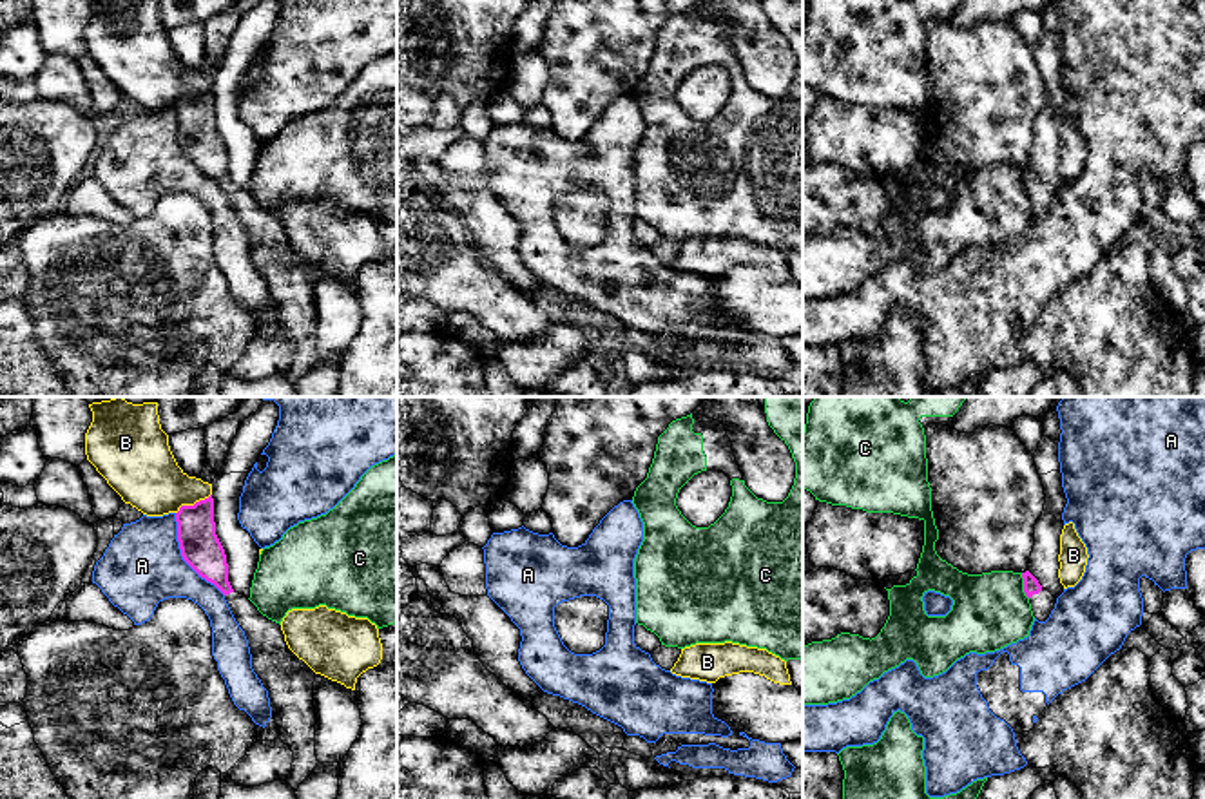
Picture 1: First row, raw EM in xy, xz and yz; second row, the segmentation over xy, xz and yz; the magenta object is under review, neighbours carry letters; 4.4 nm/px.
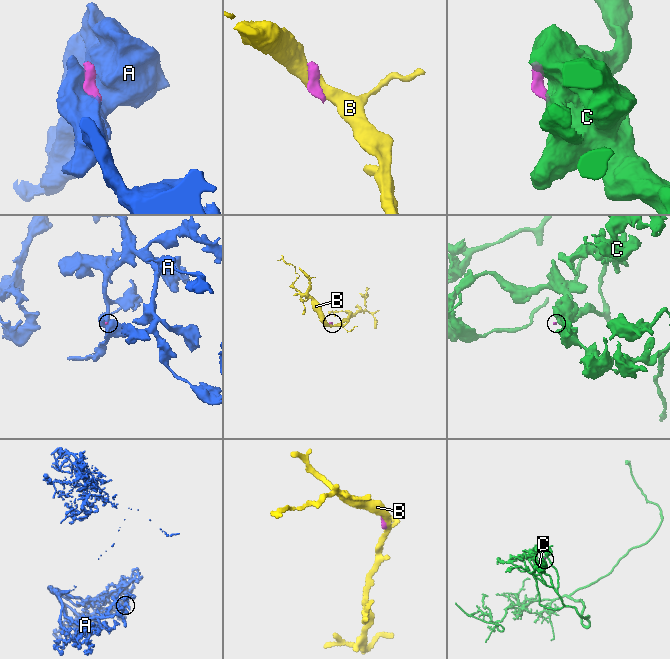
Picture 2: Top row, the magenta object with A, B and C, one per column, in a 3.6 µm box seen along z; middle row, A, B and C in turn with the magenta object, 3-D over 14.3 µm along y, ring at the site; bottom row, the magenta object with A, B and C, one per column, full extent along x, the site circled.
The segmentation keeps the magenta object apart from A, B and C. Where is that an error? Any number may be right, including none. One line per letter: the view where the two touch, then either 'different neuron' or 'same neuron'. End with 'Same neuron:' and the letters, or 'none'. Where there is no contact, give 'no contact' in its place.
A: meets magenta in xy; different neuron
B: meets magenta in xy; different neuron
C: meets magenta in yz; different neuron
Same neuron: none

